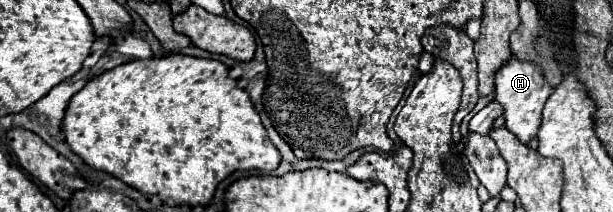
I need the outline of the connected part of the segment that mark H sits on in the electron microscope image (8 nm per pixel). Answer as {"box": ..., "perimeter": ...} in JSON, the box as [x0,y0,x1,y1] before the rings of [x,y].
{"box":[495,57,551,143],"perimeter":[[[511,57],[503,69],[495,73],[495,101],[505,107],[505,127],[519,137],[521,143],[529,143],[533,137],[537,137],[539,123],[541,123],[541,111],[545,101],[551,95],[551,87],[545,81],[543,69],[531,61],[521,61],[517,57]]]}

